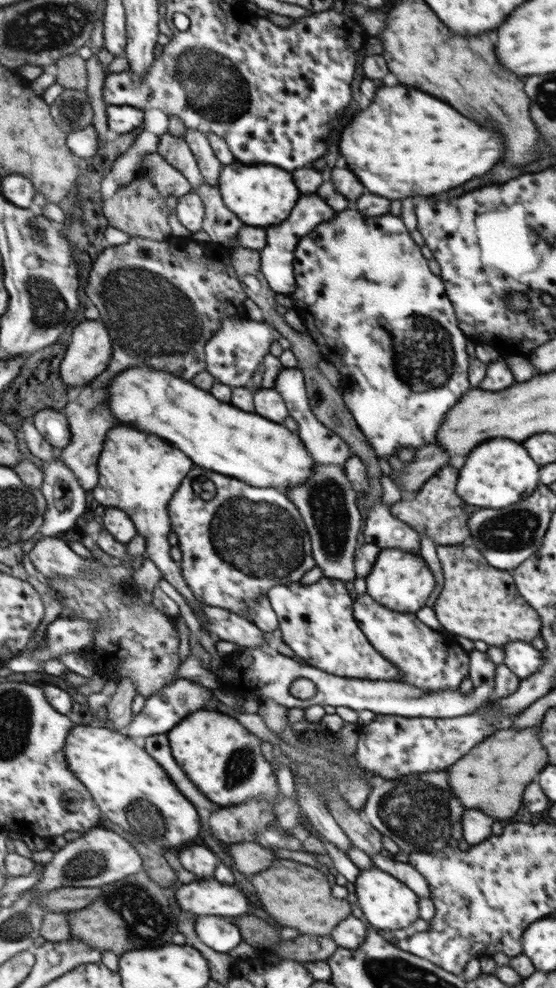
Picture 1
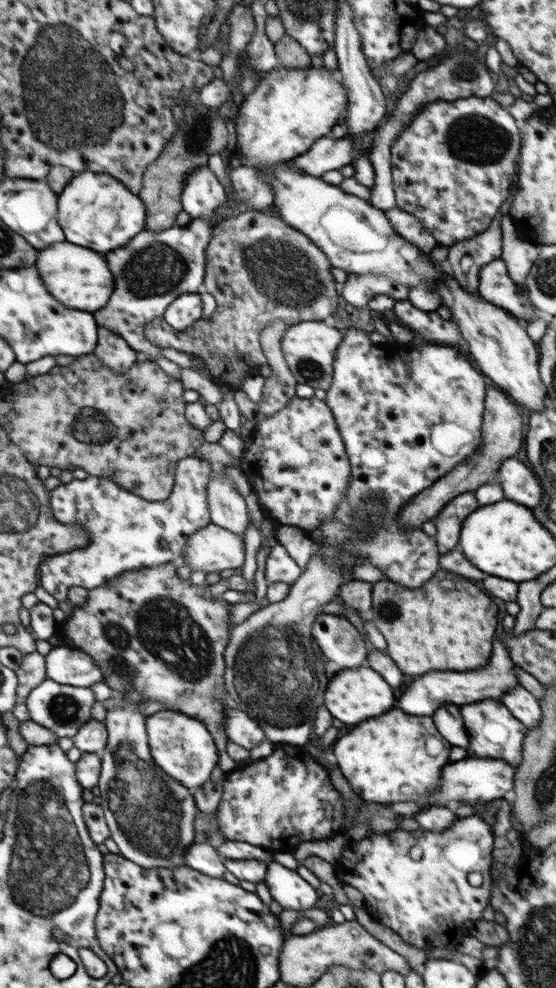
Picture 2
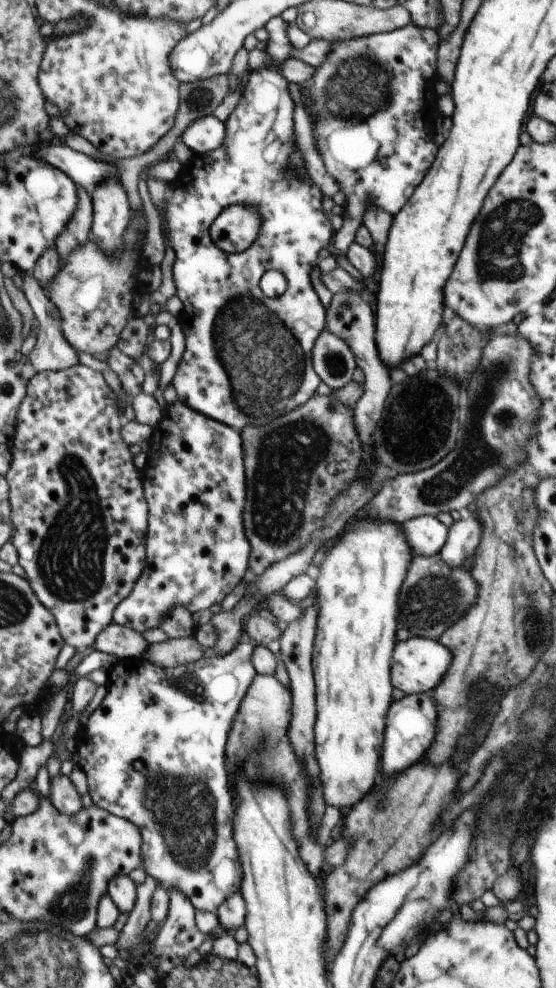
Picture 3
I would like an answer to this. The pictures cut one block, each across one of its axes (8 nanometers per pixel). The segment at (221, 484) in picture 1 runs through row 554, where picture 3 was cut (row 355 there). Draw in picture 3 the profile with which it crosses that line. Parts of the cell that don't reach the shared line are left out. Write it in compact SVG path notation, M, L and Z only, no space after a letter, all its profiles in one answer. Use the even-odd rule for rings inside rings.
M280 15L271 18L263 26L269 34L266 41L266 54L269 56L269 65L263 69L253 70L249 74L249 79L245 84L245 88L241 98L230 114L227 122L226 141L218 149L211 150L206 154L194 154L179 174L179 177L174 183L171 183L172 196L167 199L166 218L168 228L170 230L171 247L176 253L176 260L173 266L173 281L175 282L176 295L183 302L183 314L179 318L182 328L186 334L185 351L180 359L176 374L173 376L172 384L178 393L178 399L187 403L189 407L200 411L202 414L208 415L210 418L216 419L218 422L223 422L234 430L241 431L248 425L260 426L268 424L280 418L283 414L294 410L297 406L307 403L314 395L317 394L316 388L320 386L322 379L316 374L313 367L312 349L315 345L315 340L320 336L320 333L326 330L327 312L323 308L318 296L316 295L312 281L310 281L310 272L319 262L318 252L322 248L331 248L334 235L334 229L329 221L326 213L322 210L323 195L314 182L304 181L296 175L293 167L290 167L291 156L293 155L293 146L296 145L294 136L294 101L288 91L288 81L281 75L281 65L291 58L293 51L292 43L287 35L289 23L284 21ZM232 205L252 205L261 215L263 215L263 228L260 229L258 238L241 253L230 253L224 251L212 238L211 226L224 209L228 209ZM268 269L276 269L282 271L287 278L287 291L282 296L276 298L268 298L262 290L260 290L260 279Z

